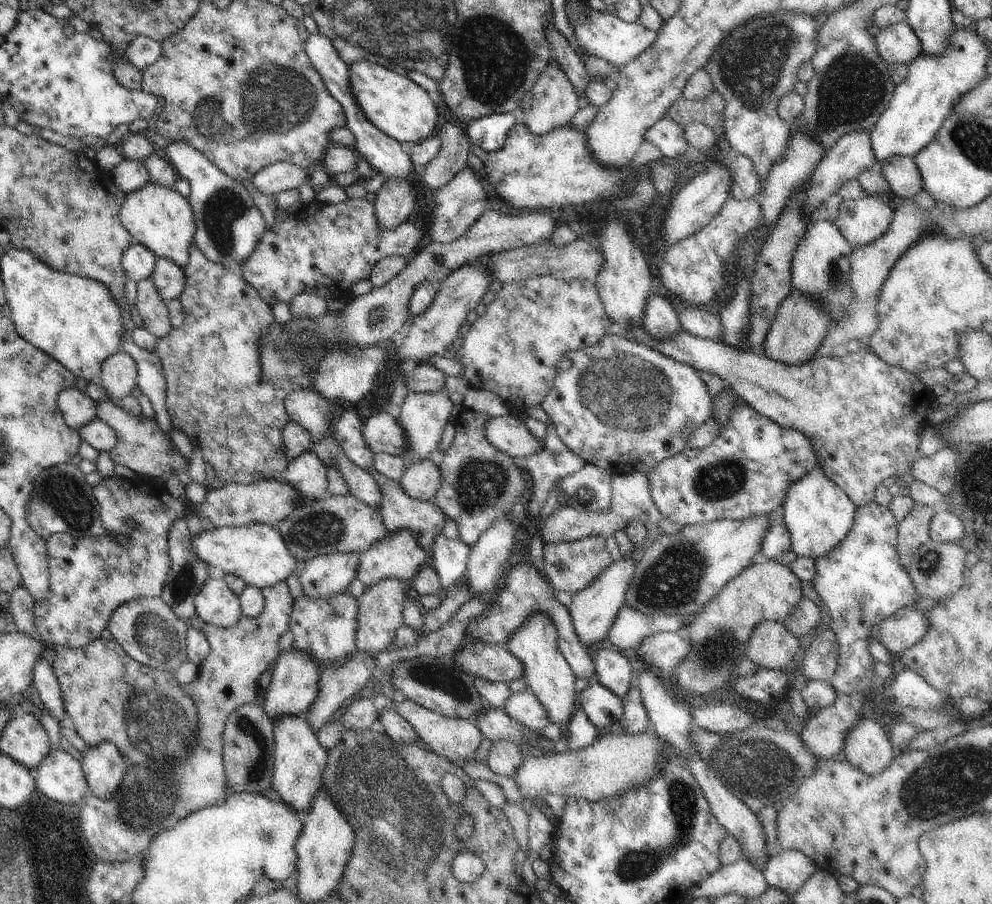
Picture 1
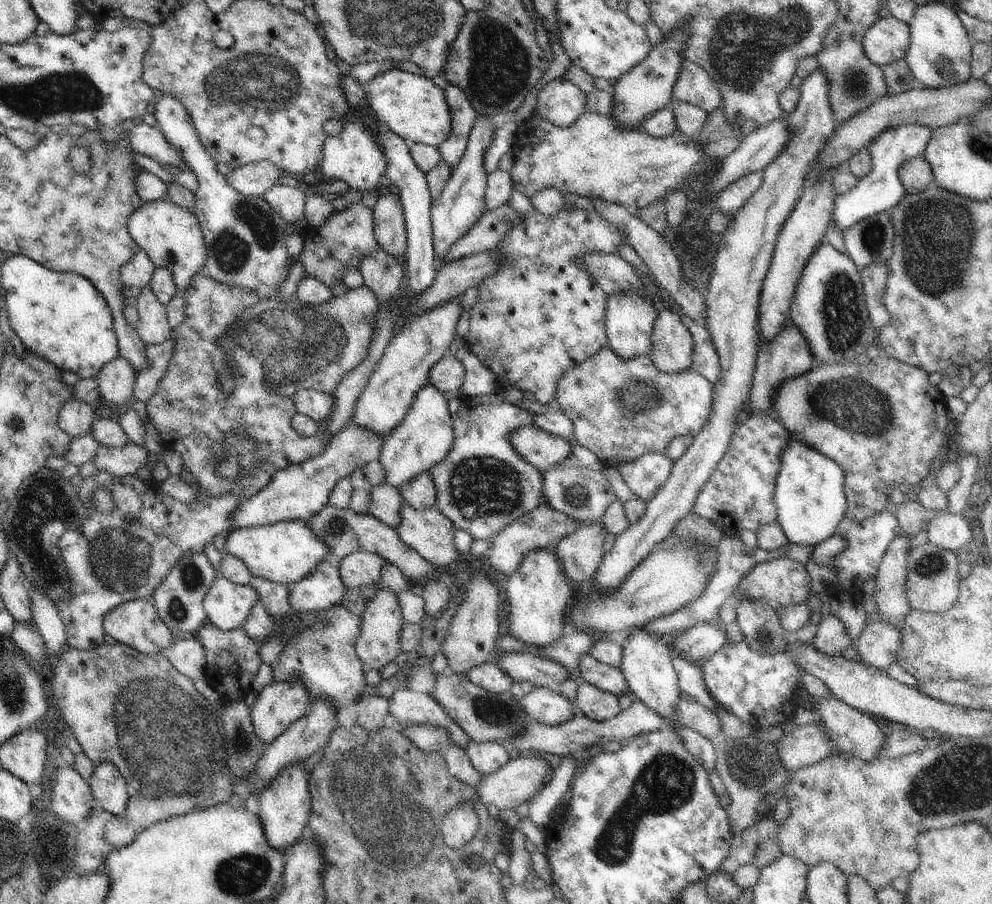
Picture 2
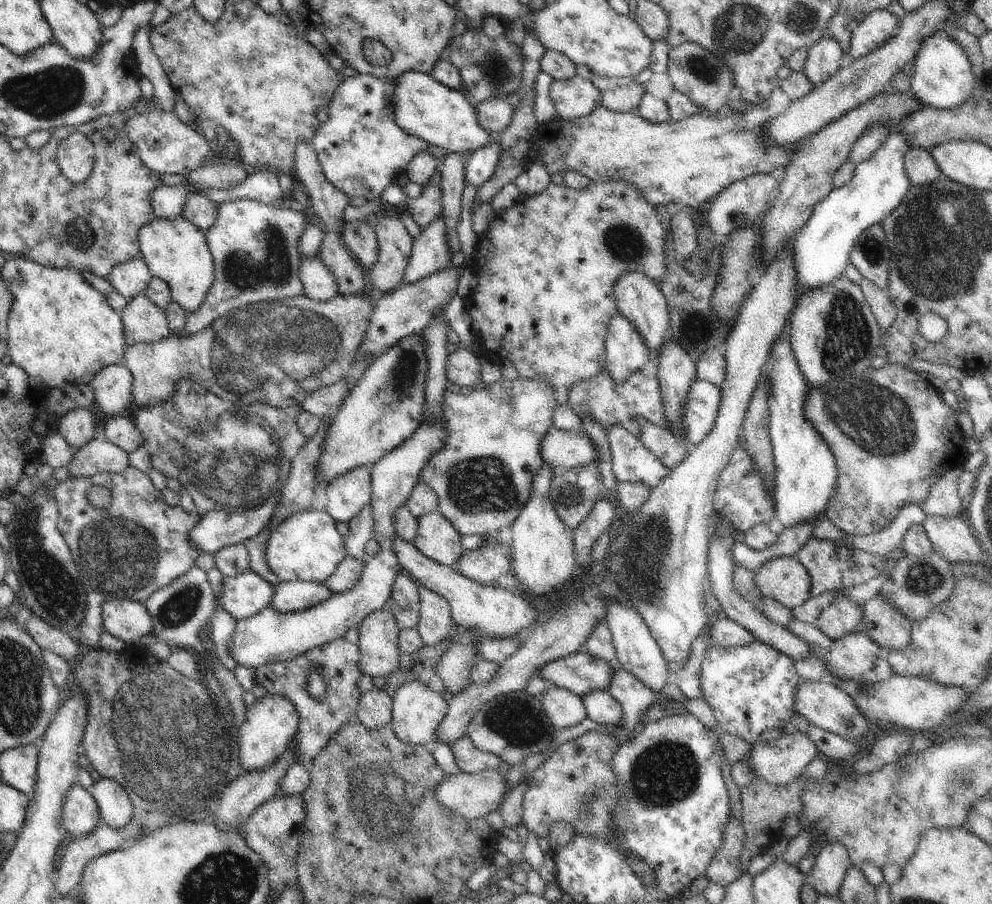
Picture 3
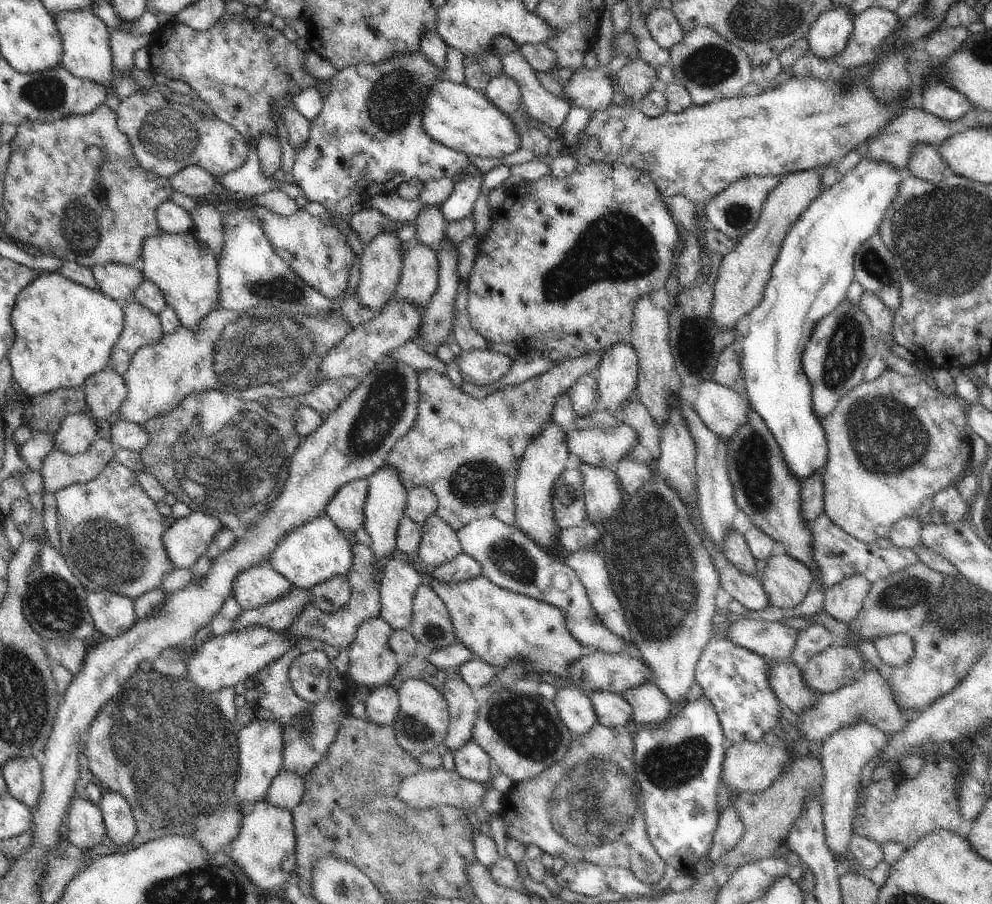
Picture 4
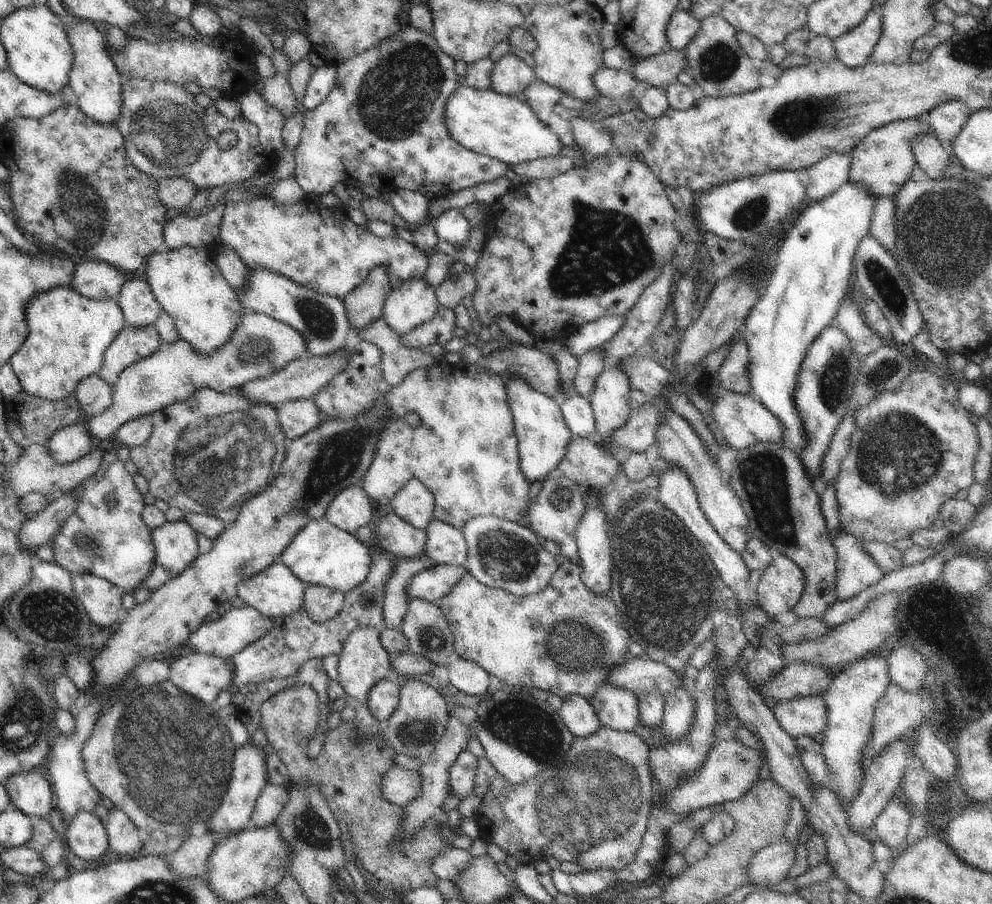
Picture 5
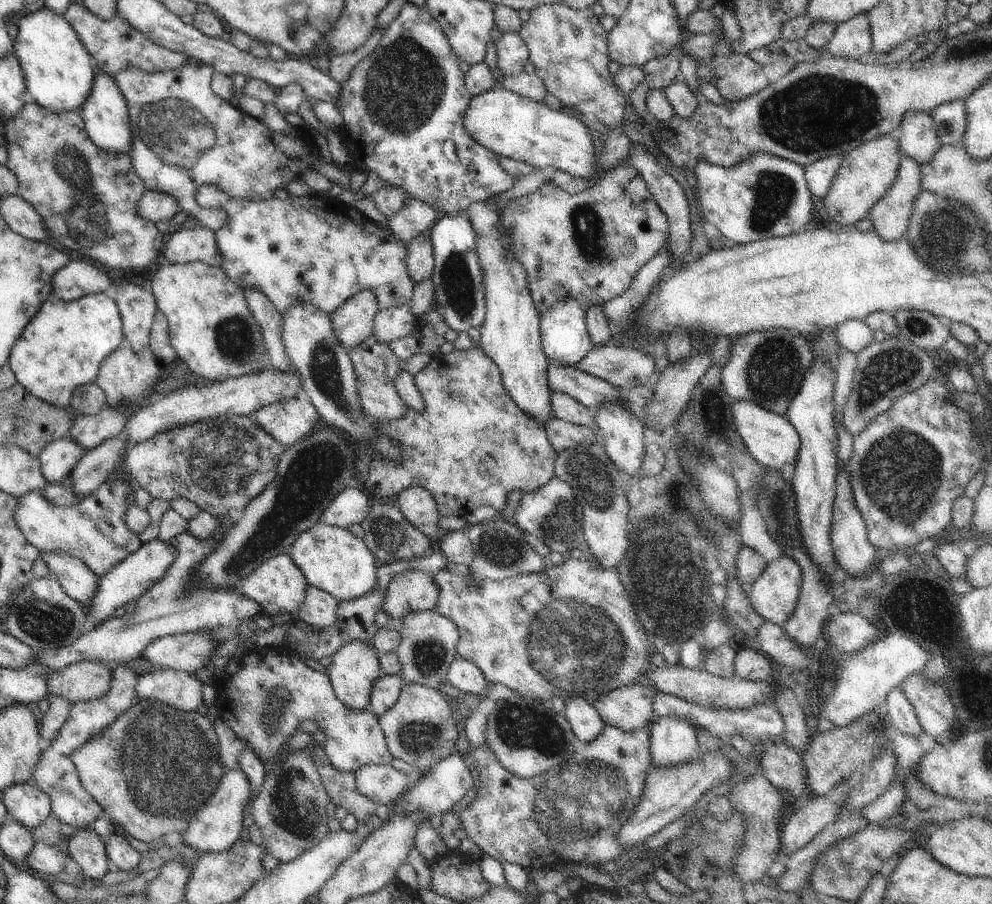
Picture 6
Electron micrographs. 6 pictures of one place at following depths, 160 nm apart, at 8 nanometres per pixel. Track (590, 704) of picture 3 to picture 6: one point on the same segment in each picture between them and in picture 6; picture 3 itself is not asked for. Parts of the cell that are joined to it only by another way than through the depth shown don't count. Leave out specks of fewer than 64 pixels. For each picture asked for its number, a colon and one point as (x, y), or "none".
4: (612, 710)
5: (616, 708)
6: (630, 708)

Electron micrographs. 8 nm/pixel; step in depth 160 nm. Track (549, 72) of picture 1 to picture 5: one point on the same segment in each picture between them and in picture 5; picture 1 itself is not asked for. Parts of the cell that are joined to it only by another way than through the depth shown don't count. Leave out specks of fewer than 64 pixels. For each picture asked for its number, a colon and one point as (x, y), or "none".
2: (561, 102)
3: (574, 98)
4: (591, 89)
5: (615, 84)

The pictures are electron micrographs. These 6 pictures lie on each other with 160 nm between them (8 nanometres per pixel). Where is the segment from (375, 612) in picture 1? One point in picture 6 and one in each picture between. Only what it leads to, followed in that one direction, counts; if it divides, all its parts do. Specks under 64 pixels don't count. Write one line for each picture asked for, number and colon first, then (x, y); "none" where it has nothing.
2: (377, 644)
3: (378, 633)
4: (373, 663)
5: (364, 662)
6: (354, 669)

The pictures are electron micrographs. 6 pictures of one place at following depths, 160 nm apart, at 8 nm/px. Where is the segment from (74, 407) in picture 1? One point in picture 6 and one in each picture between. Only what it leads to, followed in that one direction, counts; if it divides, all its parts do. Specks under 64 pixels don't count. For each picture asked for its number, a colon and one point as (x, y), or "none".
2: (76, 417)
3: (77, 427)
4: (77, 432)
5: (70, 443)
6: (57, 461)

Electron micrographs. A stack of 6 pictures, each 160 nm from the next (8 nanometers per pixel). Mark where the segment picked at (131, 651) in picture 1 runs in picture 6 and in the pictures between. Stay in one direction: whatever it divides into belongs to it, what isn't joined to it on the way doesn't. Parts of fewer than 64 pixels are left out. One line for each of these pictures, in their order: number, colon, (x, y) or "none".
2: (136, 623)
3: (129, 620)
4: (112, 614)
5: (102, 600)
6: (80, 583)

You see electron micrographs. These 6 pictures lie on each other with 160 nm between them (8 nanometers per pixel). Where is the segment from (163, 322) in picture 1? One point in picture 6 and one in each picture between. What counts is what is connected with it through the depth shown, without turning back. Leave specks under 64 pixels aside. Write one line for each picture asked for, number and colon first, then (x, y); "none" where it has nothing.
2: (153, 329)
3: (143, 321)
4: (141, 327)
5: (132, 344)
6: (126, 376)

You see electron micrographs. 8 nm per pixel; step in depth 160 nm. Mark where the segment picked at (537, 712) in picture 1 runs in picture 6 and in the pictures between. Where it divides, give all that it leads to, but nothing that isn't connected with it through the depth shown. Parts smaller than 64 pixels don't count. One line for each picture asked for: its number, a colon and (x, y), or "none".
2: (545, 705)
3: (564, 708)
4: (576, 710)
5: (577, 712)
6: (586, 724)

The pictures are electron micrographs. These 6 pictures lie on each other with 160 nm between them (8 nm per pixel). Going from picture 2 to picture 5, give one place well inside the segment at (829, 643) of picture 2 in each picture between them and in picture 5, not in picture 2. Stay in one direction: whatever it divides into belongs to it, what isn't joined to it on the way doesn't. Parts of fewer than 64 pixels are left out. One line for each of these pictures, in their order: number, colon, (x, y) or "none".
3: (838, 620)
4: (843, 601)
5: (856, 570)

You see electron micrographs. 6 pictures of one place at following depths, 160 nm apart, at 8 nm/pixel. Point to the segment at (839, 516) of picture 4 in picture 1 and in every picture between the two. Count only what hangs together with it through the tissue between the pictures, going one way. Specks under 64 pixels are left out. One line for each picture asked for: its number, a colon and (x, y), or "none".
1: (864, 418)
2: (882, 420)
3: (893, 437)

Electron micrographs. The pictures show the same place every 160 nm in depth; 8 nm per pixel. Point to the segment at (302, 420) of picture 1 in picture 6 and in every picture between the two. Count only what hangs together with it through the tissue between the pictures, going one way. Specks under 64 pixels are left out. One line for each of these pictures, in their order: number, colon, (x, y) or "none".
2: (318, 406)
3: (322, 401)
4: (325, 398)
5: (361, 385)
6: (375, 365)

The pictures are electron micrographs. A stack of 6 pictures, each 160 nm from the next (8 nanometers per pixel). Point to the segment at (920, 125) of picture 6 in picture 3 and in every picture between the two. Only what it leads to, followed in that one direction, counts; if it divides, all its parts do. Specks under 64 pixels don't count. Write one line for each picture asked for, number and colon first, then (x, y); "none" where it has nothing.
3: (921, 168)
4: (925, 162)
5: (928, 152)

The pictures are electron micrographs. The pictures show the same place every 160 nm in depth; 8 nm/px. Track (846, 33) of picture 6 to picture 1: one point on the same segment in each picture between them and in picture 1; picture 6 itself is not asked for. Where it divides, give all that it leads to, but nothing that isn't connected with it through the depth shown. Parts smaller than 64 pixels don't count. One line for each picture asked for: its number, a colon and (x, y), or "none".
1: (898, 44)
2: (886, 41)
3: (880, 26)
4: (871, 27)
5: (853, 49)

